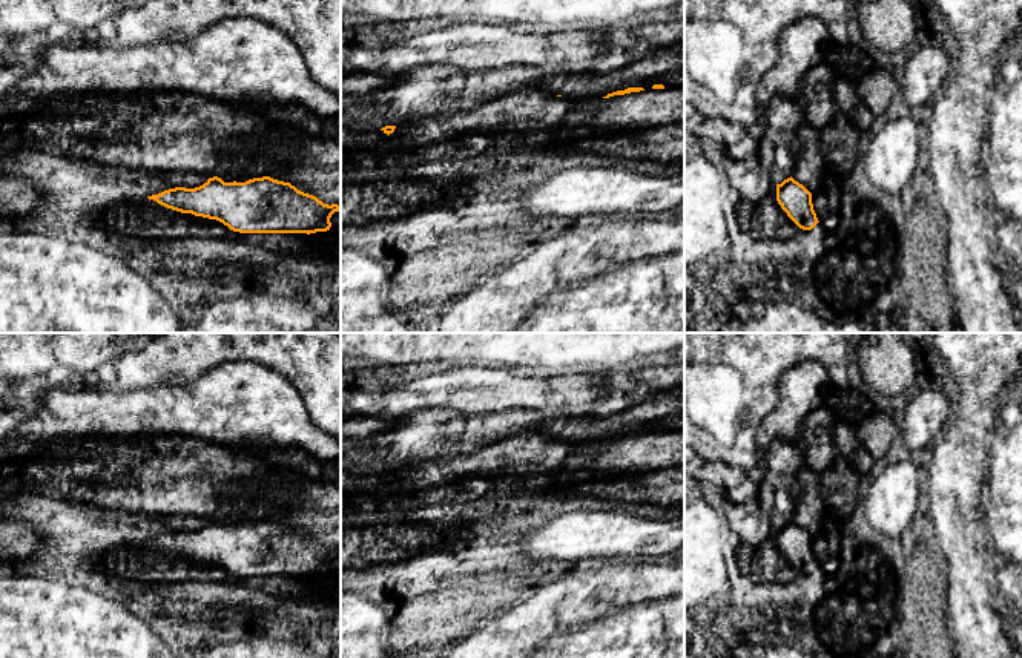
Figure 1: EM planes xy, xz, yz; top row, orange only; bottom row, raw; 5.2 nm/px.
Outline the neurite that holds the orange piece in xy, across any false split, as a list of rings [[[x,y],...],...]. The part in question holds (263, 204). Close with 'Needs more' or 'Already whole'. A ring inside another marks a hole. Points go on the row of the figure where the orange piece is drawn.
[[[270,176],[253,178],[246,183],[224,183],[221,178],[209,178],[195,189],[175,187],[158,195],[147,196],[158,204],[209,219],[216,219],[239,233],[316,233],[331,227],[330,218],[341,210],[338,204],[324,204],[316,196],[298,190],[290,183]]]. Already whole

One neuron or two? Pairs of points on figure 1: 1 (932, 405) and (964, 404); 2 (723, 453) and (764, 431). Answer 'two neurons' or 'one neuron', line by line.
1: two neurons
2: two neurons

